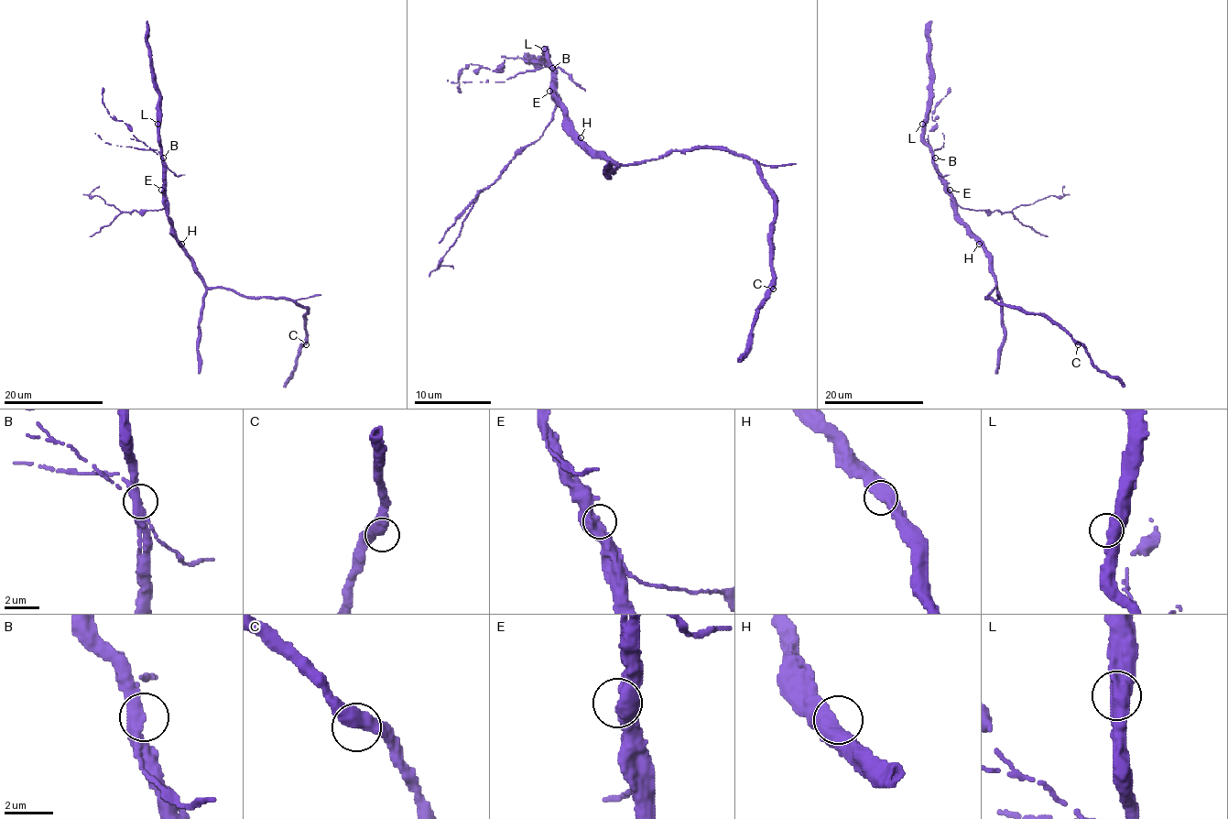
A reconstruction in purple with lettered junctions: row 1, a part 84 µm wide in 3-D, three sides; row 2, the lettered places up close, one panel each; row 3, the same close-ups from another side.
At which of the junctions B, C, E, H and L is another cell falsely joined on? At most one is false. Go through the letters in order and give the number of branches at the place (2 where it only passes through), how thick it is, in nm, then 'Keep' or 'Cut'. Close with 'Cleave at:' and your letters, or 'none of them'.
B: Branches: 2. Thickness 440 nm. Cut
C: Branches: 2. Thickness 440 nm. Keep
E: Branches: 2. Thickness 440 nm. Keep
H: Branches: 2. Thickness 480 nm. Keep
L: Branches: 2. Thickness 440 nm. Keep
Cleave at: B

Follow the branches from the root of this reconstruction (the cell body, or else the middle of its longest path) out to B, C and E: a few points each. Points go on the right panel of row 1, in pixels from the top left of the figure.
B: (993, 271), (992, 258), (957, 212), (955, 202), (947, 191), (934, 158)
C: (993, 271), (996, 287), (988, 294), (988, 299), (1027, 312), (1047, 314), (1078, 344)
E: (993, 271), (992, 258), (957, 212), (957, 203), (950, 190)

